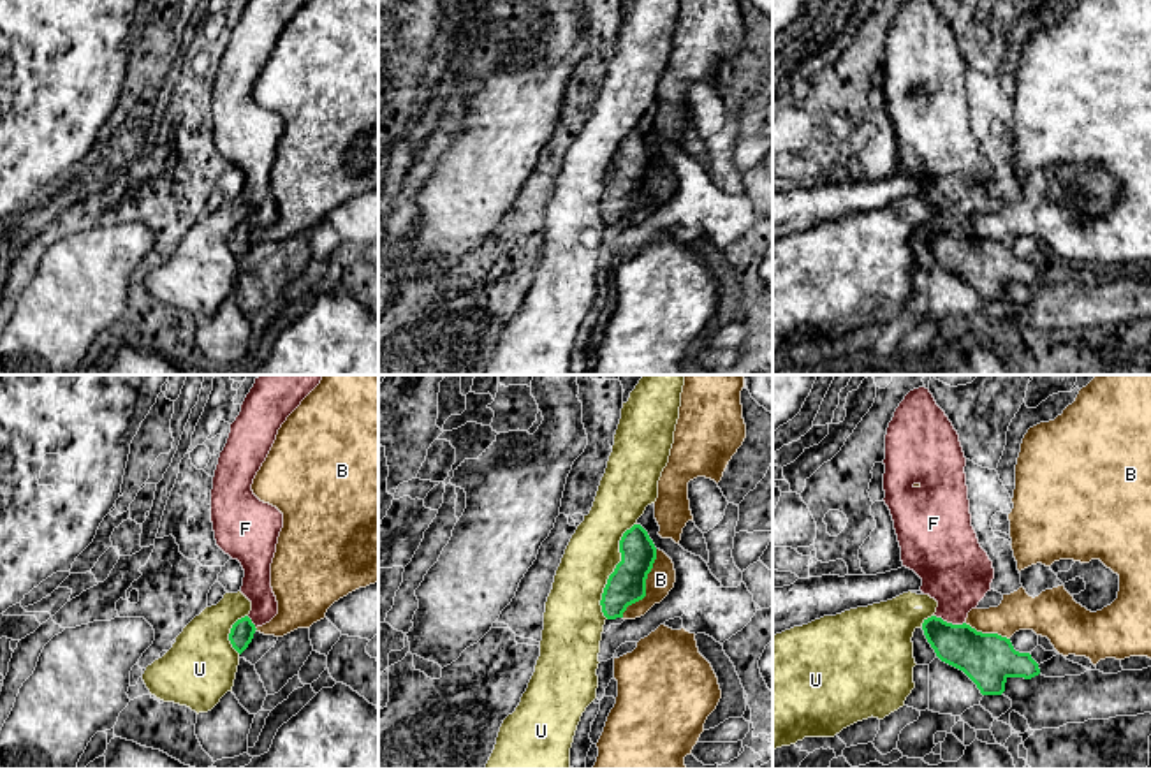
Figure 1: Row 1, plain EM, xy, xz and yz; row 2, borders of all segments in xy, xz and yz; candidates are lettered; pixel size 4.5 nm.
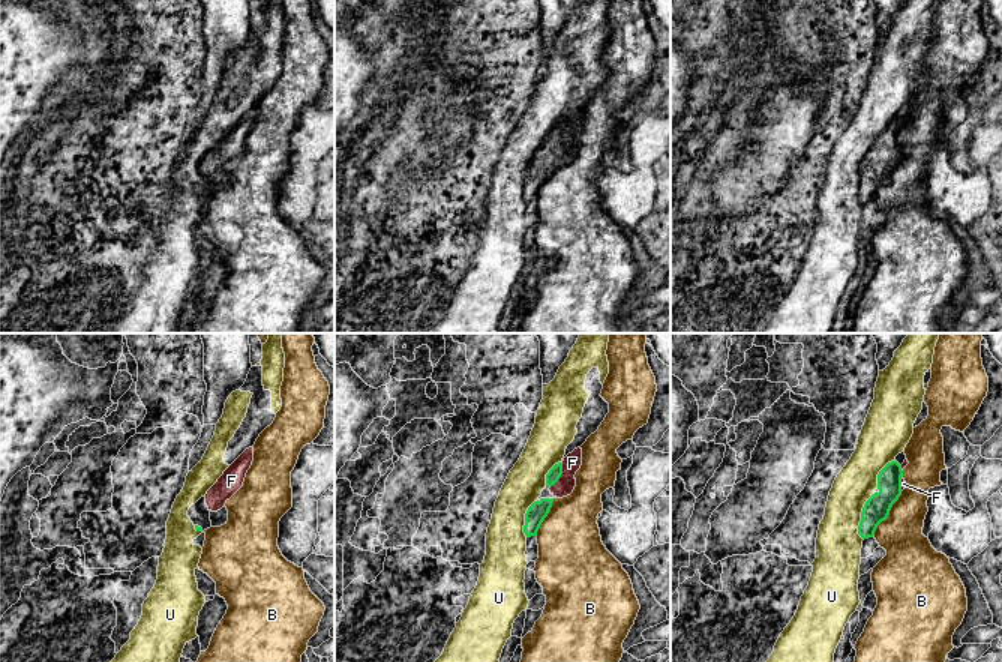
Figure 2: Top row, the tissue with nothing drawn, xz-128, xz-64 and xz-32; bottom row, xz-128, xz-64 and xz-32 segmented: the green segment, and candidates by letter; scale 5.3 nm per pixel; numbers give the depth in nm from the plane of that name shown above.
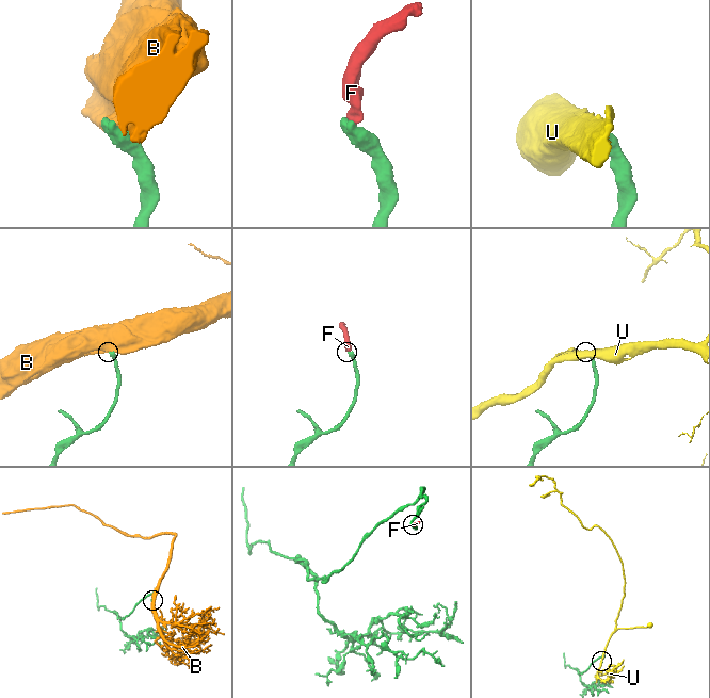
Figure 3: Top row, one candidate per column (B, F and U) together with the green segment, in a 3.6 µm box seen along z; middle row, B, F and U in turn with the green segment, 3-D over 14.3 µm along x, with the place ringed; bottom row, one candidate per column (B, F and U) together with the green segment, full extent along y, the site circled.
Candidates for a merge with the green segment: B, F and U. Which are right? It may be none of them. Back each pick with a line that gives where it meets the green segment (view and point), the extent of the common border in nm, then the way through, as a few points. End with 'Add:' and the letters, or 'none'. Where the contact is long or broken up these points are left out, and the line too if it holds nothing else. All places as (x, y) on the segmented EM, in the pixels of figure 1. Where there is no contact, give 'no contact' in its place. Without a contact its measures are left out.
F: yz (951, 623) | 150 nm | across yz (988, 659), (951, 623), (954, 569)
Add: F

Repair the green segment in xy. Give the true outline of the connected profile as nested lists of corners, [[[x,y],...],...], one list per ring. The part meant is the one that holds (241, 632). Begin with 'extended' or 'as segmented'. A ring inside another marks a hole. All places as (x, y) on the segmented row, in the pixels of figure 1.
extended | [[[260,375],[246,394],[213,477],[211,523],[216,546],[245,570],[241,593],[252,602],[248,616],[229,634],[241,655],[259,626],[278,614],[271,588],[271,563],[276,553],[283,514],[260,502],[252,484],[266,461],[278,429],[324,375]]]

